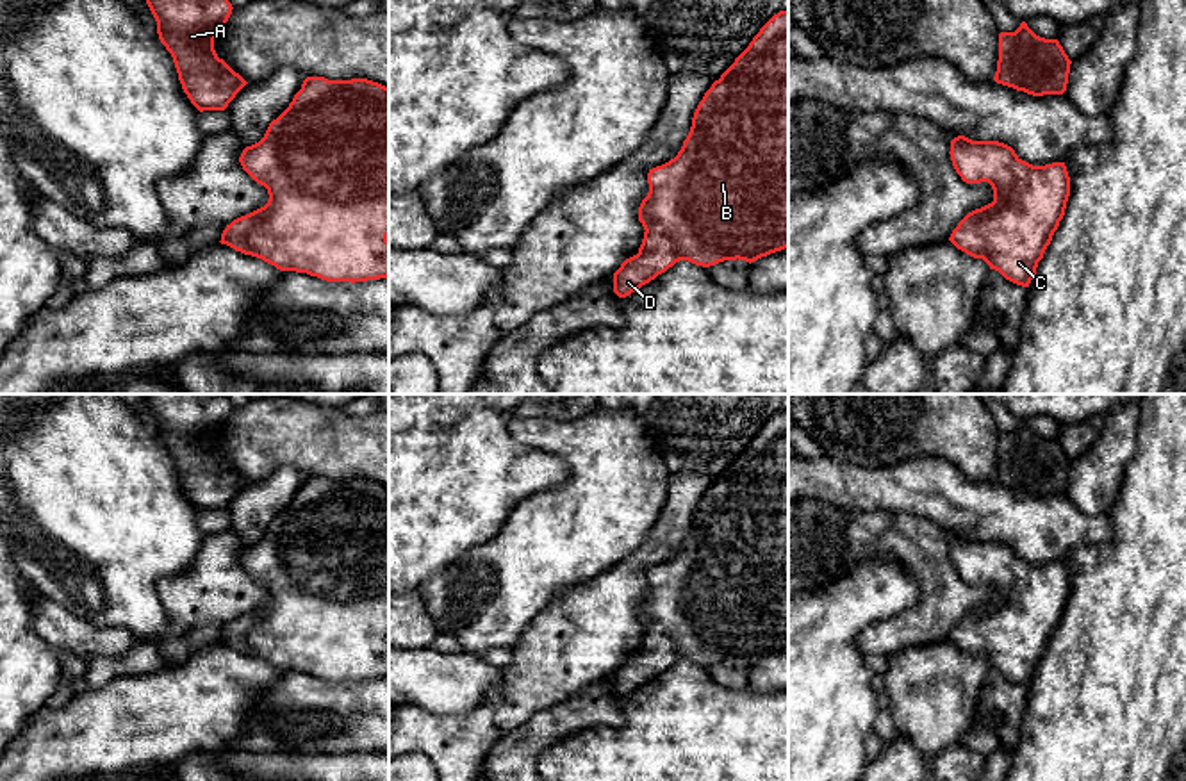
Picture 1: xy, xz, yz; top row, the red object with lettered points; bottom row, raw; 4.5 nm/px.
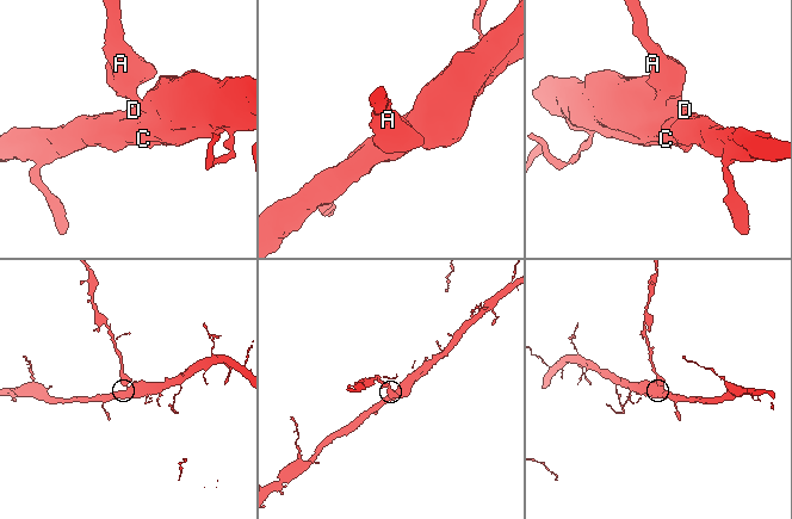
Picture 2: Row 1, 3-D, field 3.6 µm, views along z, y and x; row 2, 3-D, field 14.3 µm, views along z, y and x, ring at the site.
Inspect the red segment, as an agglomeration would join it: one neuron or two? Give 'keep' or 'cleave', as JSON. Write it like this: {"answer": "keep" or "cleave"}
{"answer": "keep"}

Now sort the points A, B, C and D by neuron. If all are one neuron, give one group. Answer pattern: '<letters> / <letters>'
A B C D

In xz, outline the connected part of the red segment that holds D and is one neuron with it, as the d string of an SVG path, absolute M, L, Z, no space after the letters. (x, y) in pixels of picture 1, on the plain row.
M779 410L778 414L774 414L753 437L749 446L721 474L721 478L712 483L694 512L692 526L687 538L683 540L681 549L669 562L649 569L647 583L649 592L638 606L638 621L646 629L642 644L638 647L638 653L626 658L614 672L614 692L619 697L630 695L679 660L688 660L703 667L737 658L751 663L762 656L788 647L788 410Z

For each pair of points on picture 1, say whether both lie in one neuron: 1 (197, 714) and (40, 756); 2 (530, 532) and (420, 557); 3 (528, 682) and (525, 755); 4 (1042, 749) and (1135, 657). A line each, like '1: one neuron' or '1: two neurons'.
1: one neuron
2: two neurons
3: two neurons
4: one neuron

